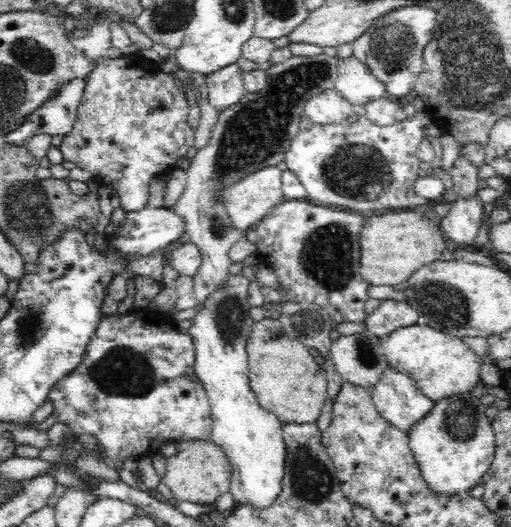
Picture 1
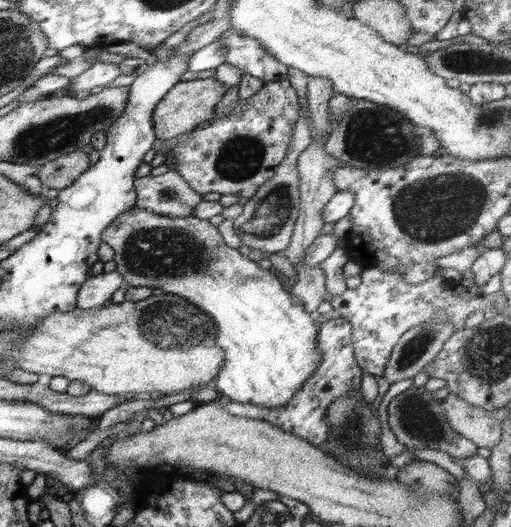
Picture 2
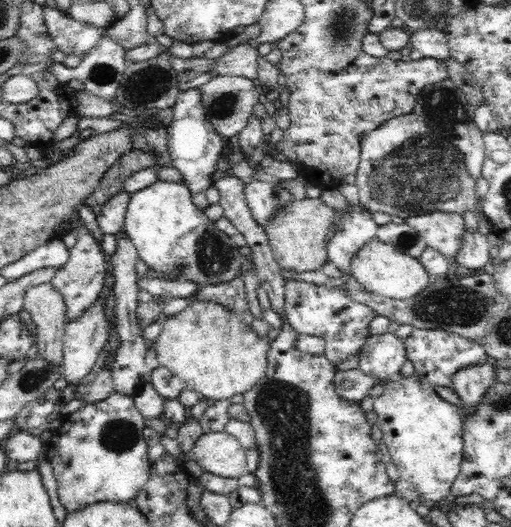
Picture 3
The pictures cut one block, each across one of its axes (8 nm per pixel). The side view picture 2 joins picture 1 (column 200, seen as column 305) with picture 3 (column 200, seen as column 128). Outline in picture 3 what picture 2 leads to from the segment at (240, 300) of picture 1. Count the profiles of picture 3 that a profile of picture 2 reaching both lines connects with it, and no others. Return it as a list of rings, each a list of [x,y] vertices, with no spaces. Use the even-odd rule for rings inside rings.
[[[154,181],[152,186],[131,195],[123,231],[136,246],[139,257],[150,270],[170,274],[179,270],[184,280],[202,284],[228,282],[240,274],[246,258],[233,240],[216,228],[192,201],[192,193],[184,183]]]

